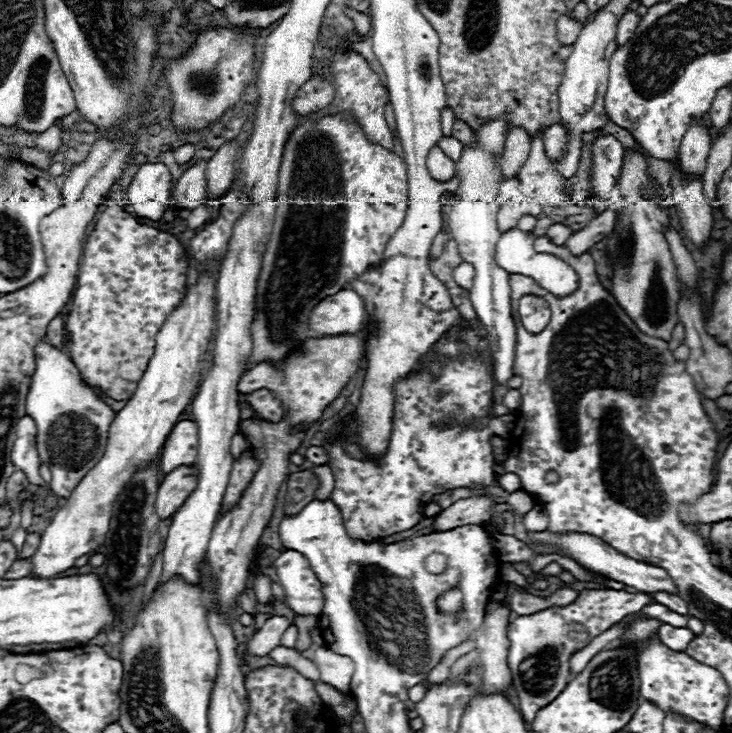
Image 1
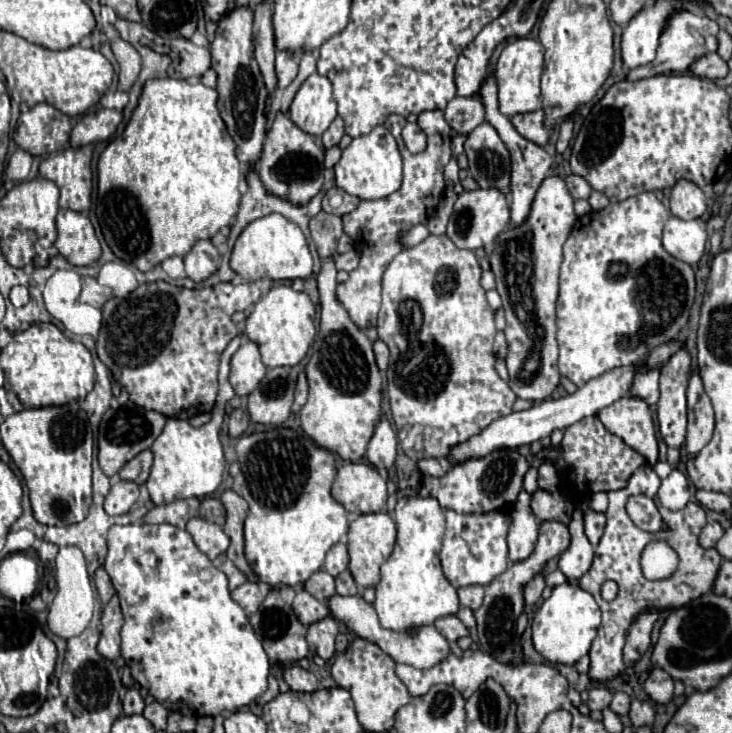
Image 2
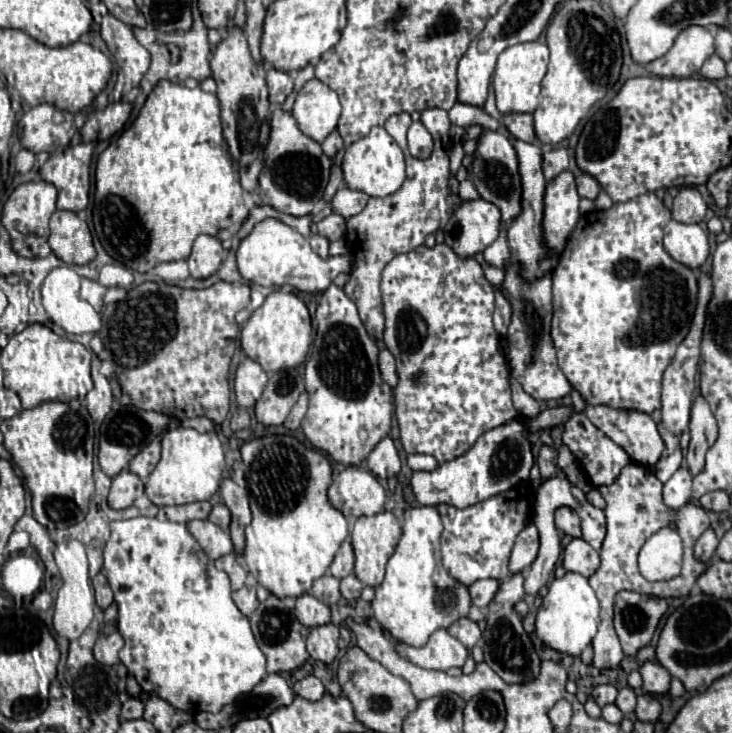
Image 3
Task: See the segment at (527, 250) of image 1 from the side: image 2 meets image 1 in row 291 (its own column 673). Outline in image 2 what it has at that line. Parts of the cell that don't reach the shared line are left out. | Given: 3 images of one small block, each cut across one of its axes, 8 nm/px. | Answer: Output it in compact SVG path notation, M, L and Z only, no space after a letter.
M652 540L642 552L640 566L648 580L666 580L678 568L678 554L664 540Z

